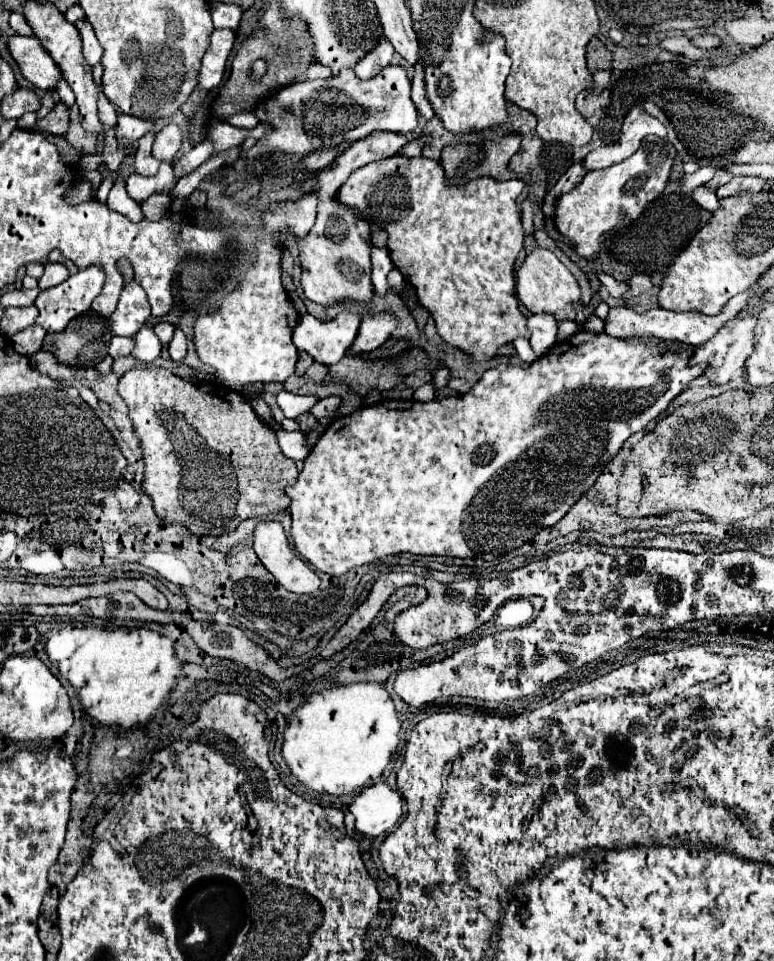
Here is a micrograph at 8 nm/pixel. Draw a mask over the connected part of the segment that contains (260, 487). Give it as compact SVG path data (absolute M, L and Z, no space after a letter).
M130 368L118 384L118 392L130 408L134 432L142 444L146 474L142 490L152 498L156 516L170 524L182 524L194 536L222 534L238 528L242 520L284 512L290 506L286 486L296 482L294 460L286 458L276 434L234 390L220 384L192 384L162 368Z

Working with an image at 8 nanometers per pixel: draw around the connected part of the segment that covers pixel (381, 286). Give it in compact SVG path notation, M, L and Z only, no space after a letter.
M370 244L370 248L374 290L376 290L376 294L388 294L392 290L392 286L388 284L388 272L394 268L394 264L392 264L386 248L380 250L380 248L374 248L373 244Z

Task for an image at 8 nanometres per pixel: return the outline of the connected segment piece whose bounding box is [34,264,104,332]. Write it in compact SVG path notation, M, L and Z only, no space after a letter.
M92 264L92 266L84 268L84 270L78 270L76 274L68 276L66 282L58 284L58 286L54 286L54 288L42 290L34 303L36 307L40 307L38 324L40 324L46 332L62 332L62 330L66 328L66 324L68 324L74 316L90 310L92 300L100 294L102 286L104 286L104 270L102 270L98 264Z

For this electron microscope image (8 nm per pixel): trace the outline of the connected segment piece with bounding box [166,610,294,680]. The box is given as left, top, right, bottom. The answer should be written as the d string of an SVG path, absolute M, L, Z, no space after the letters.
M166 610L166 624L178 624L182 628L186 628L190 632L190 636L194 638L194 642L198 644L198 648L208 654L208 656L214 656L214 658L226 658L226 660L232 660L232 662L238 662L242 666L246 666L248 670L256 670L256 672L262 672L266 674L268 678L272 680L284 680L286 676L292 676L294 668L290 670L282 670L280 666L274 666L274 662L266 656L266 650L254 642L250 642L244 632L236 626L220 626L216 622L196 622L192 620L188 614L182 614L182 612L170 612Z

